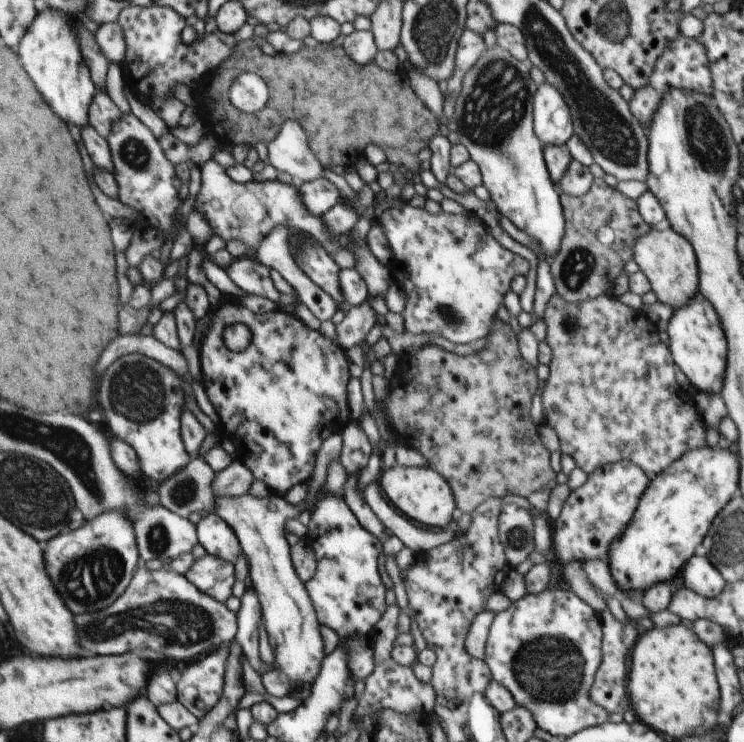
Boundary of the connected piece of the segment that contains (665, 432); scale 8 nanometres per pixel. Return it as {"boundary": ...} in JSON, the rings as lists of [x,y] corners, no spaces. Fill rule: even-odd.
{"boundary":[[[554,293],[543,314],[547,326],[545,341],[552,349],[550,376],[541,395],[545,424],[555,428],[561,452],[574,458],[576,466],[592,474],[601,465],[630,461],[654,477],[685,452],[707,446],[706,424],[695,404],[686,402],[674,375],[671,350],[658,337],[654,322],[614,296],[603,295],[580,302],[568,302]]]}

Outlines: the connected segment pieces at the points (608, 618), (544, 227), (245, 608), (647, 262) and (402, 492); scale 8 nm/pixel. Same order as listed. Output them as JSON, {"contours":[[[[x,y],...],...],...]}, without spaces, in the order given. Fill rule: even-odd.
{"contours":[[[[605,609],[600,613],[602,625],[602,654],[600,666],[595,674],[595,682],[589,690],[590,698],[601,706],[608,714],[624,714],[630,709],[631,702],[627,694],[626,680],[629,674],[629,657],[632,648],[635,646],[640,631],[634,621],[622,623],[617,620],[610,609]]],[[[498,44],[485,48],[478,60],[463,74],[463,79],[461,81],[461,91],[457,97],[454,114],[454,121],[458,124],[459,143],[466,146],[471,159],[478,165],[481,172],[483,185],[487,188],[488,192],[490,193],[491,200],[497,206],[497,209],[501,212],[501,215],[506,216],[508,220],[511,220],[519,229],[525,231],[526,234],[529,234],[532,236],[532,238],[536,238],[536,240],[538,240],[538,242],[540,242],[542,245],[546,258],[549,256],[554,256],[559,251],[561,240],[565,233],[565,218],[563,206],[560,202],[559,190],[551,179],[545,163],[545,158],[543,155],[544,146],[542,146],[541,140],[538,138],[538,135],[533,129],[532,101],[538,85],[531,77],[528,67],[526,67],[522,61],[514,58],[513,54],[510,54],[510,52]]],[[[247,590],[242,596],[241,607],[237,612],[237,632],[236,642],[242,644],[242,650],[250,662],[250,666],[258,672],[264,674],[270,670],[268,664],[260,660],[258,654],[258,624],[261,619],[261,604],[259,603],[255,590]]],[[[669,225],[653,228],[640,237],[633,248],[633,259],[637,262],[651,284],[651,290],[662,304],[670,304],[674,310],[685,307],[699,292],[699,270],[693,246]]],[[[398,464],[383,471],[380,478],[380,488],[386,494],[386,498],[398,510],[402,510],[402,514],[406,518],[414,520],[422,526],[446,529],[454,518],[456,503],[453,490],[446,478],[430,466],[406,467]]]]}

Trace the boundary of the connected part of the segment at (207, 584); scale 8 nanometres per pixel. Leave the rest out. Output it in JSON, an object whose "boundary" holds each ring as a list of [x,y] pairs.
{"boundary":[[[208,553],[196,559],[184,576],[200,592],[222,604],[232,596],[232,586],[236,580],[235,566],[231,562]]]}

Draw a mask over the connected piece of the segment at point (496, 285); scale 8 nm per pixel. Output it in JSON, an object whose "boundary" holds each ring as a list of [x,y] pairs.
{"boundary":[[[403,202],[398,208],[389,208],[385,210],[382,216],[378,218],[378,221],[380,221],[383,226],[392,251],[391,261],[388,264],[392,280],[406,292],[408,297],[405,310],[402,312],[405,320],[405,330],[412,332],[412,334],[420,334],[422,332],[437,334],[456,344],[468,344],[468,342],[472,342],[472,340],[483,341],[488,337],[493,330],[493,321],[497,316],[496,311],[502,306],[506,292],[511,290],[510,283],[512,279],[518,276],[518,274],[524,276],[528,274],[528,270],[530,270],[528,260],[523,256],[518,256],[518,254],[506,250],[478,219],[475,220],[472,216],[468,217],[465,214],[450,214],[442,211],[440,214],[432,215],[424,208],[416,208],[409,202]]]}

